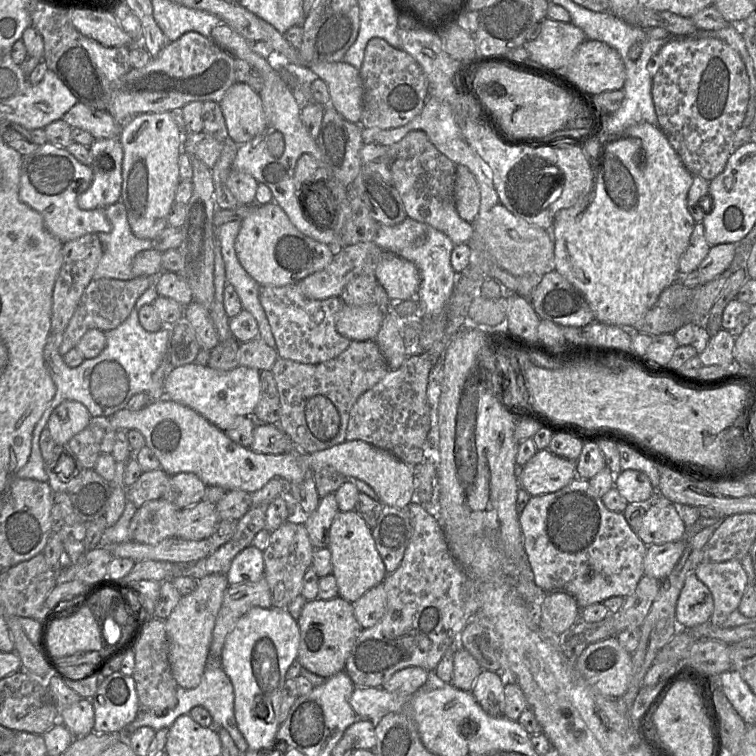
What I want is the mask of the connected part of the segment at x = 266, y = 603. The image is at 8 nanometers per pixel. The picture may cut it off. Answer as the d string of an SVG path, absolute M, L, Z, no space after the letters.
M264 577L254 583L228 586L213 629L209 648L212 657L221 657L227 635L239 618L253 607L272 607L270 588Z

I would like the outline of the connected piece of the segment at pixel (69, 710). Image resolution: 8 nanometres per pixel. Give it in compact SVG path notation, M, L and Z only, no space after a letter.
M82 698L77 703L60 708L60 719L75 738L93 732L94 710L90 699Z

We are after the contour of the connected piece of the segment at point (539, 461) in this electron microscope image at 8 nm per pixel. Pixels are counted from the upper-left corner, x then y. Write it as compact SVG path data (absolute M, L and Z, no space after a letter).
M549 449L537 451L524 466L517 467L519 488L524 488L531 496L557 492L567 486L576 477L576 462L556 455Z

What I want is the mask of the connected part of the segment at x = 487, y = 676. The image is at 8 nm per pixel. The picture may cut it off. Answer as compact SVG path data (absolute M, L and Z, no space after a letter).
M483 670L477 677L471 693L480 700L490 714L499 714L505 706L505 694L502 678L496 672Z

